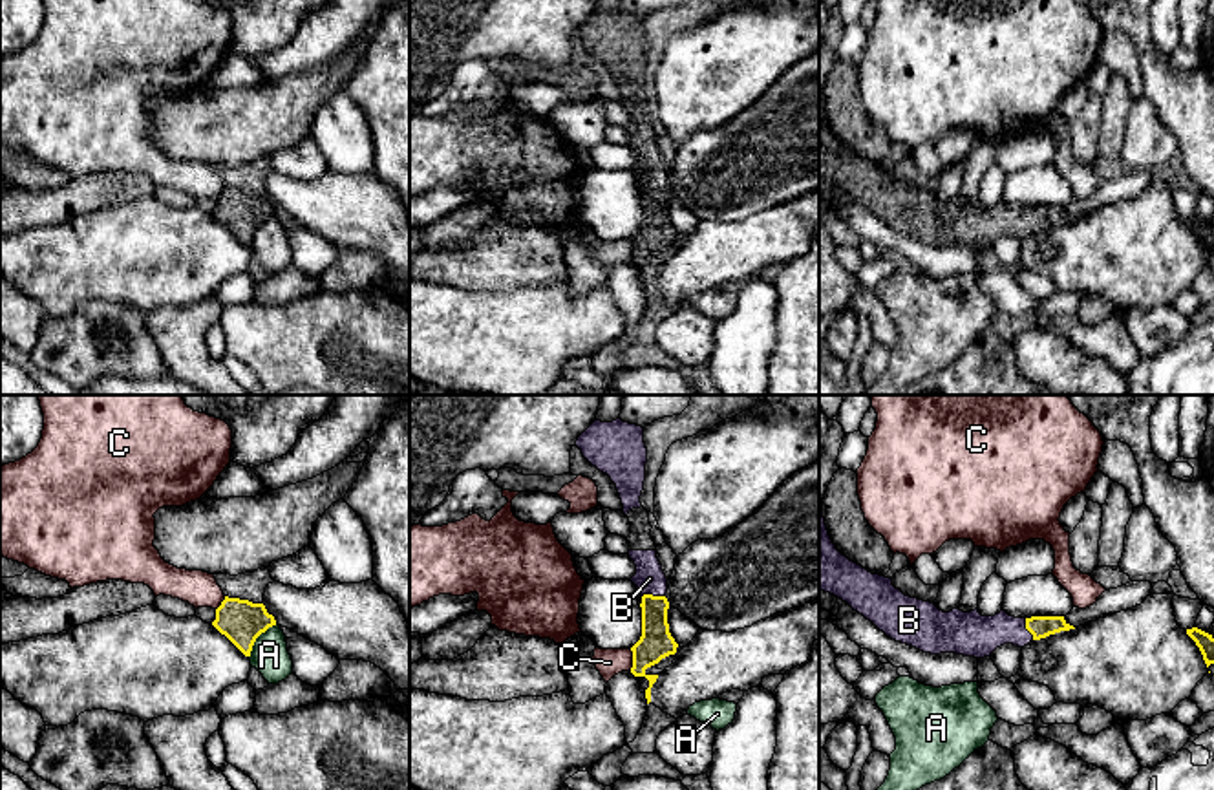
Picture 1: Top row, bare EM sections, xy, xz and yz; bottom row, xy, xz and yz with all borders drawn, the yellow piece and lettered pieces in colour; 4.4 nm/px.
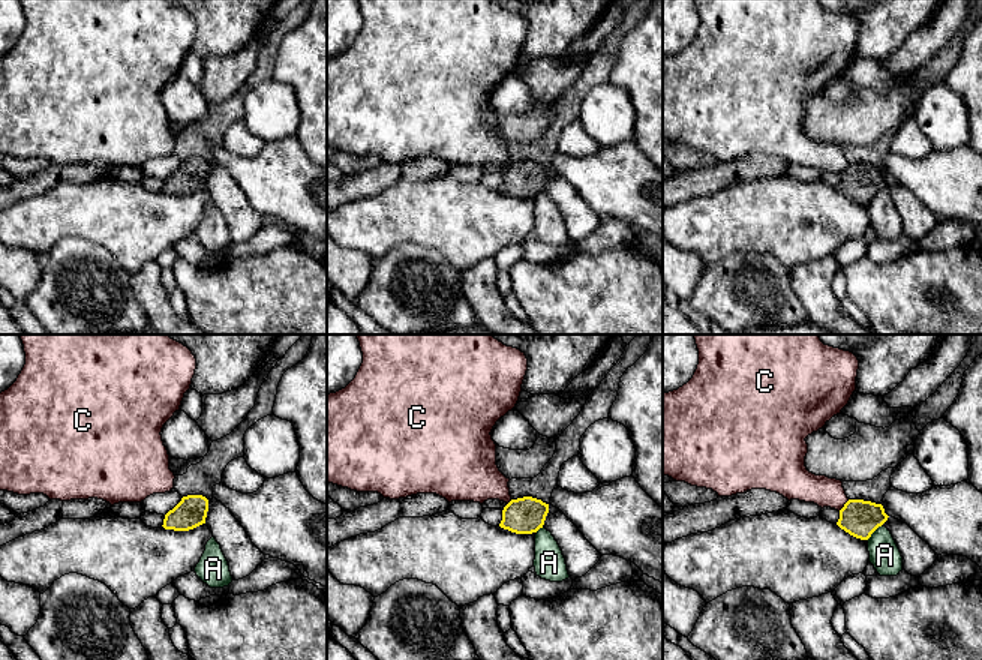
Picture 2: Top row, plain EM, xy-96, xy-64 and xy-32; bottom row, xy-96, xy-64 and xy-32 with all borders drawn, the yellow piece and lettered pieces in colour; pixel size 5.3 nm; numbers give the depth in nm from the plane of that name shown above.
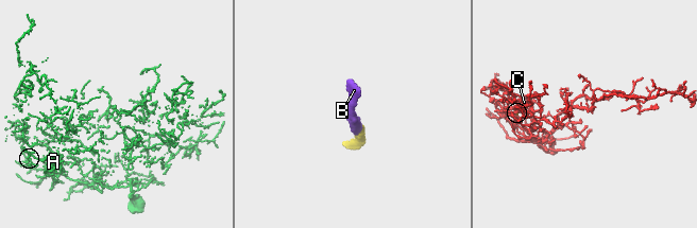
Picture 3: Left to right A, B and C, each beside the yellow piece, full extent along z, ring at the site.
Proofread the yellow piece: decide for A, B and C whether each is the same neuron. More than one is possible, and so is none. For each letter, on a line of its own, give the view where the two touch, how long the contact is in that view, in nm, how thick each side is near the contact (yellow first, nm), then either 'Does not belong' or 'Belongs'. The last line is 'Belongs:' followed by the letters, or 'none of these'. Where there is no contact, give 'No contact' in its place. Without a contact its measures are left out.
A: Touches yellow in xy. Shared border 200 nm. Thickness 190 nm (yellow) against 170 nm. Does not belong
B: Touches yellow in xz. Shared border 100 nm. Thickness 140 nm (yellow) against 140 nm. Belongs
C: Touches yellow in xz. Shared border 100 nm. Thickness 140 nm (yellow) against 120 nm. Does not belong
Belongs: B

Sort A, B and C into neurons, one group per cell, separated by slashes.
A / B / C

